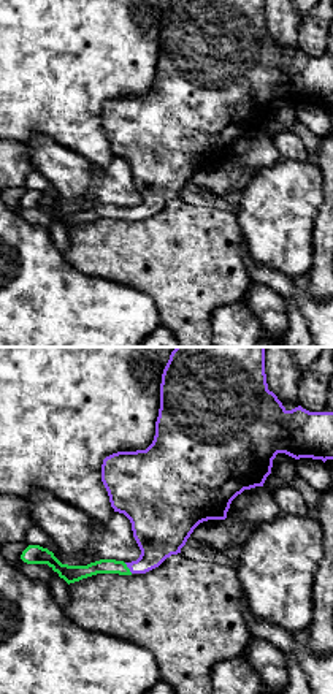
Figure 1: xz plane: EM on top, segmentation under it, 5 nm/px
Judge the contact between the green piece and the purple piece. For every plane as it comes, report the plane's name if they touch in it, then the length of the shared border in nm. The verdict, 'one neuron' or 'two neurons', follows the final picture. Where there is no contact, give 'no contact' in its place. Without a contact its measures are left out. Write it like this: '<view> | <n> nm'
xz | 70 nm

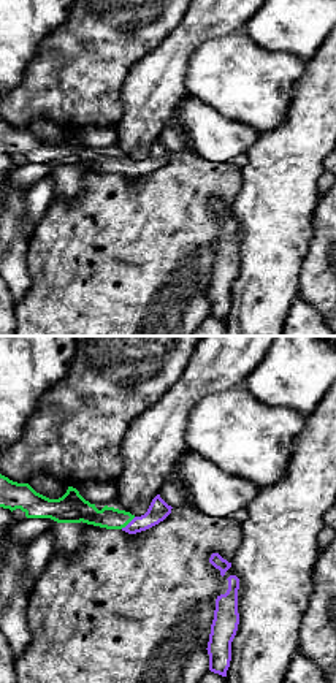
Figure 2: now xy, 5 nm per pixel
xy | 100 nm

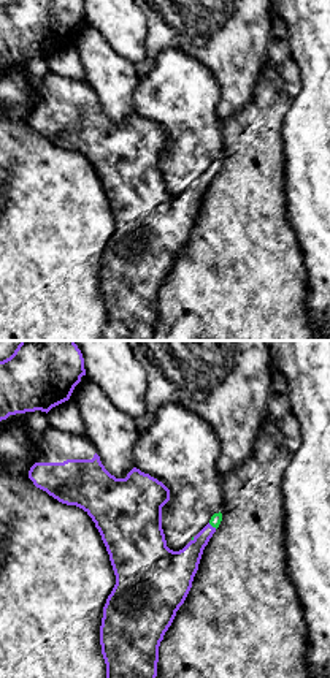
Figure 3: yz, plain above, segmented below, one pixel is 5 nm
yz | 50 nm

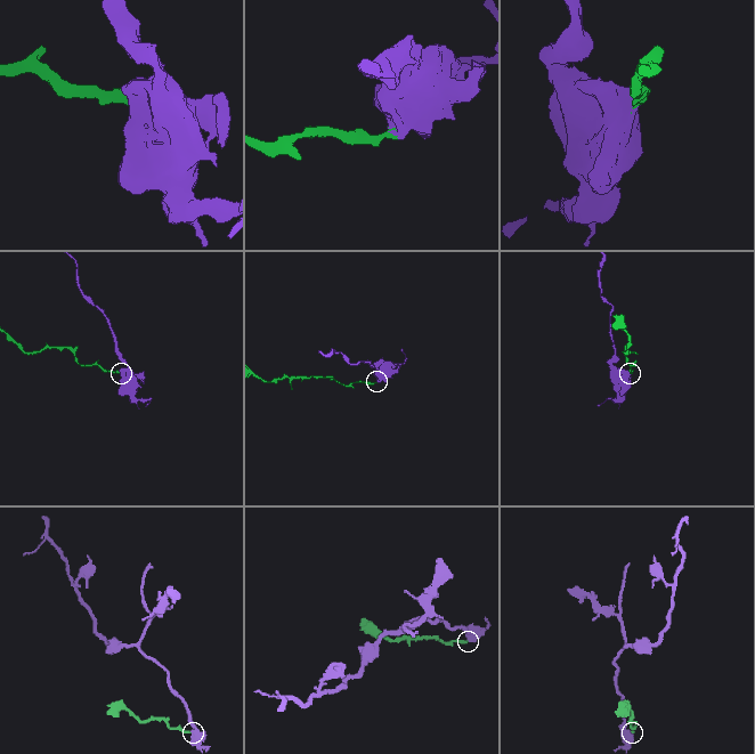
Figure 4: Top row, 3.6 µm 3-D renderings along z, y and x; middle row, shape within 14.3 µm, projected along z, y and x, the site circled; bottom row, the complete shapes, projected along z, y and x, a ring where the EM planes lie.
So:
one neuron

